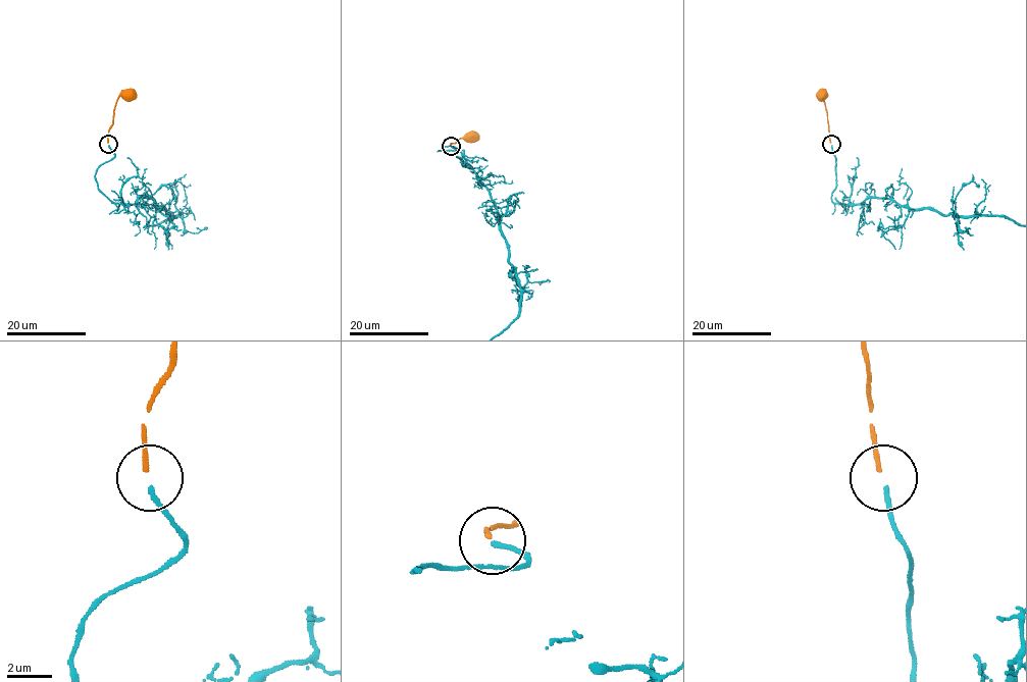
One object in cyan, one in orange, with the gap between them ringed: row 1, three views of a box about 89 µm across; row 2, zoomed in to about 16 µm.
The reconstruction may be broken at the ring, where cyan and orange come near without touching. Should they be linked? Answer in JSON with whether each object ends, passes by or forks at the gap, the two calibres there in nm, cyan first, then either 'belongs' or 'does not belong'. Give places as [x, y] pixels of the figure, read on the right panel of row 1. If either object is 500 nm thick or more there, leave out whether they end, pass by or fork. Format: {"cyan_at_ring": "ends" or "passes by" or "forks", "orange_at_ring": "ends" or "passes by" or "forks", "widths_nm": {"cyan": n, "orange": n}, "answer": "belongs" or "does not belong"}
{"cyan_at_ring": "ends", "orange_at_ring": "ends", "widths_nm": {"cyan": 200, "orange": 200}, "answer": "belongs"}

